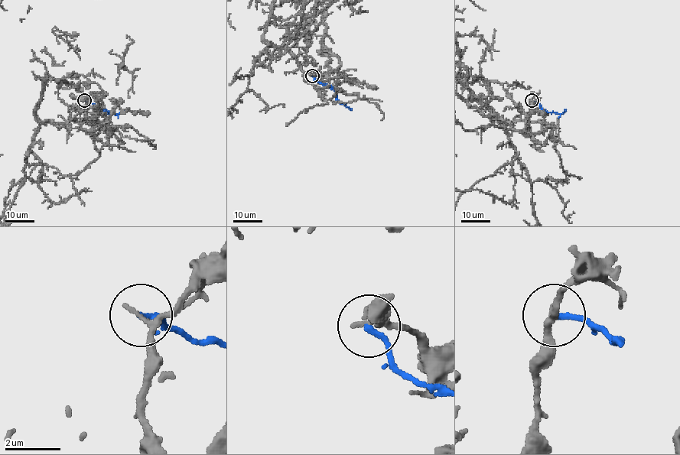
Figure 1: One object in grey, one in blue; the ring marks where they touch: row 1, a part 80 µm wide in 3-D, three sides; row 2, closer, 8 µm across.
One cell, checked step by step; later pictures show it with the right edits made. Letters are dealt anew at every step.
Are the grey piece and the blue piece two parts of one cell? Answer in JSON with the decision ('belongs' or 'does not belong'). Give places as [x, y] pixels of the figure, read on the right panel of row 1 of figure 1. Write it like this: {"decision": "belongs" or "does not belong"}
{"decision": "does not belong"}

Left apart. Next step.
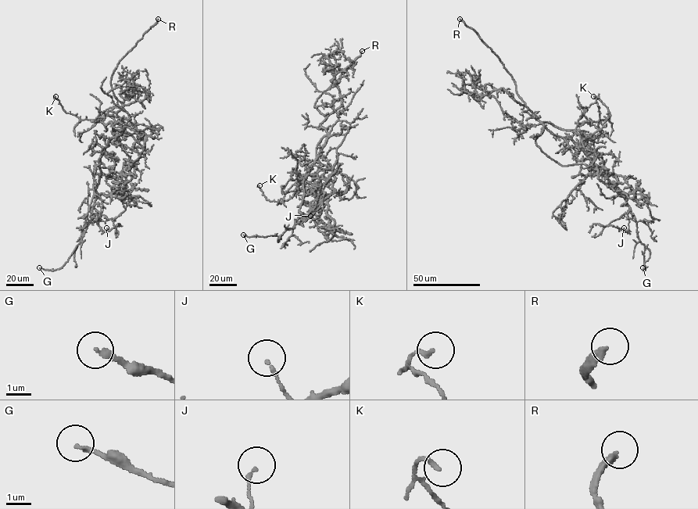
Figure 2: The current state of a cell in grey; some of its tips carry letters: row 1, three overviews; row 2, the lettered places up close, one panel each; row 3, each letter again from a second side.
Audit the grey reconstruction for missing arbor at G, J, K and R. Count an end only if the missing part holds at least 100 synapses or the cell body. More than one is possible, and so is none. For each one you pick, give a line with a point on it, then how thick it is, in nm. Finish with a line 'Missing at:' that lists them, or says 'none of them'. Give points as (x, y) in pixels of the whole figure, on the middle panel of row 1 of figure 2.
R: place (362, 51); calibre 280 nm
Missing at: R

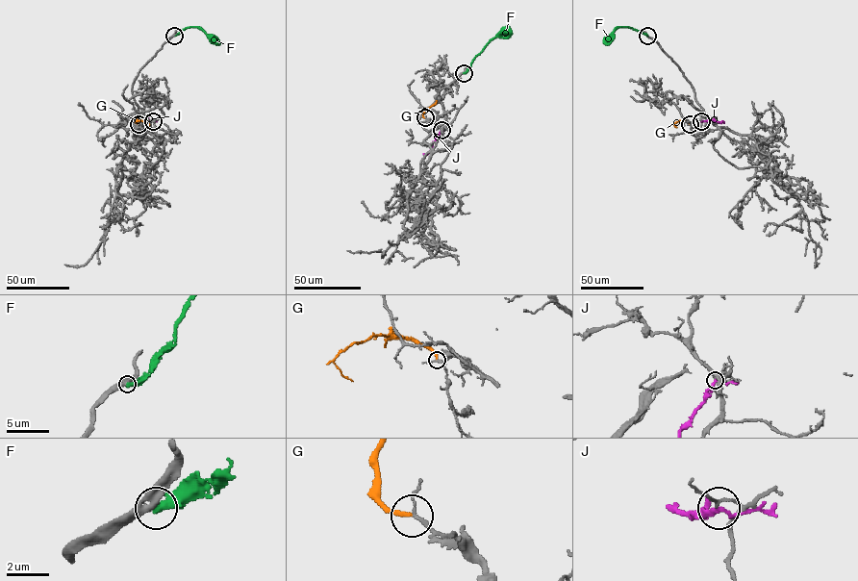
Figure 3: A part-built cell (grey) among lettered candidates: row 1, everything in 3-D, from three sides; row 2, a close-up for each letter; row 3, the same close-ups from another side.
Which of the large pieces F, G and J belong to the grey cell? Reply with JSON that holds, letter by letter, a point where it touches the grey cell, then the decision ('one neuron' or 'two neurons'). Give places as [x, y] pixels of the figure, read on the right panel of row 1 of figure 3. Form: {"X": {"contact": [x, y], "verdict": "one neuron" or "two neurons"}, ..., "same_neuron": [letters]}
{"F": {"contact": [647, 36], "verdict": "two neurons"}, "G": {"contact": [690, 124], "verdict": "one neuron"}, "J": {"contact": [701, 121], "verdict": "two neurons"}, "same_neuron": ["G"]}

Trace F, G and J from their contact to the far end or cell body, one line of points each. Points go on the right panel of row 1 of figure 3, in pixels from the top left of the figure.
F: (646, 36), (628, 26), (618, 27), (607, 44)
G: (690, 124), (679, 120), (674, 123), (676, 127)
J: (701, 121), (723, 121)

